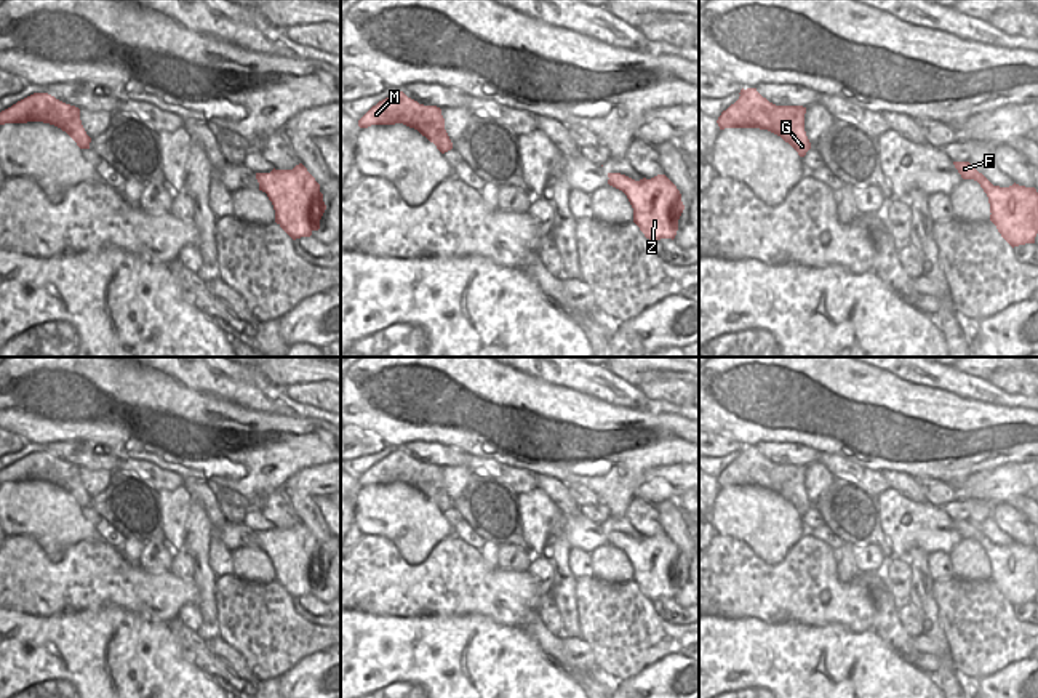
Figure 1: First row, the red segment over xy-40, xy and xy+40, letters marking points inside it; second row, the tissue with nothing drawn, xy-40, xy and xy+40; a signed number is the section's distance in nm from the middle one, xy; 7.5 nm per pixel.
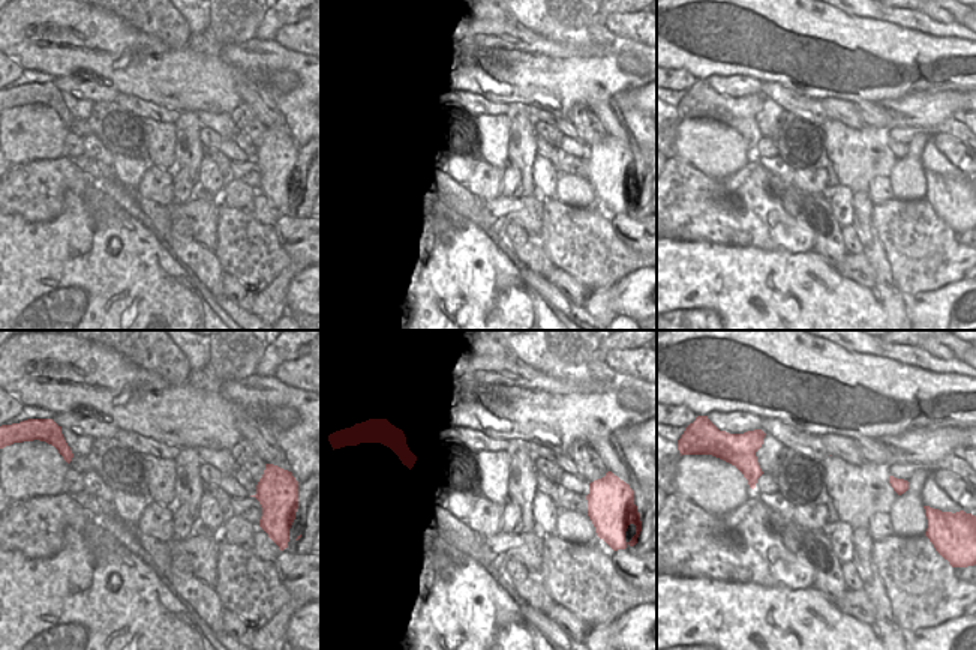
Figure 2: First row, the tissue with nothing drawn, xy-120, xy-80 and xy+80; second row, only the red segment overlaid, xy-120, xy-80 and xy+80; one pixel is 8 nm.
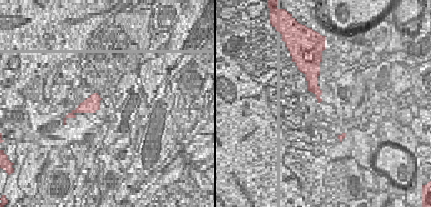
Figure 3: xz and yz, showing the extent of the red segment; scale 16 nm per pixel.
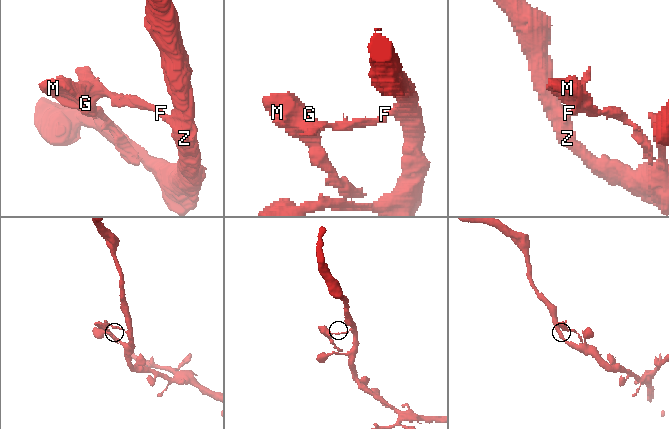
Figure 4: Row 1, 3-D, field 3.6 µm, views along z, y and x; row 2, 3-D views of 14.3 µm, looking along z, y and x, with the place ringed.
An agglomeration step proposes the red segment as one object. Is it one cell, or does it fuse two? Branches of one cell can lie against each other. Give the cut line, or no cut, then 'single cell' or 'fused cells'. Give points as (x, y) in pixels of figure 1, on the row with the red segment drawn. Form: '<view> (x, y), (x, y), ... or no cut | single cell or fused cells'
xy+40 (979, 173), (971, 178) | fused cells

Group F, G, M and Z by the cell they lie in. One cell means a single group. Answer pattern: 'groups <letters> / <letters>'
groups F G M / Z

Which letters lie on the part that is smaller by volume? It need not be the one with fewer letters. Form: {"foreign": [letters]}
{"foreign": ["F", "G", "M"]}

